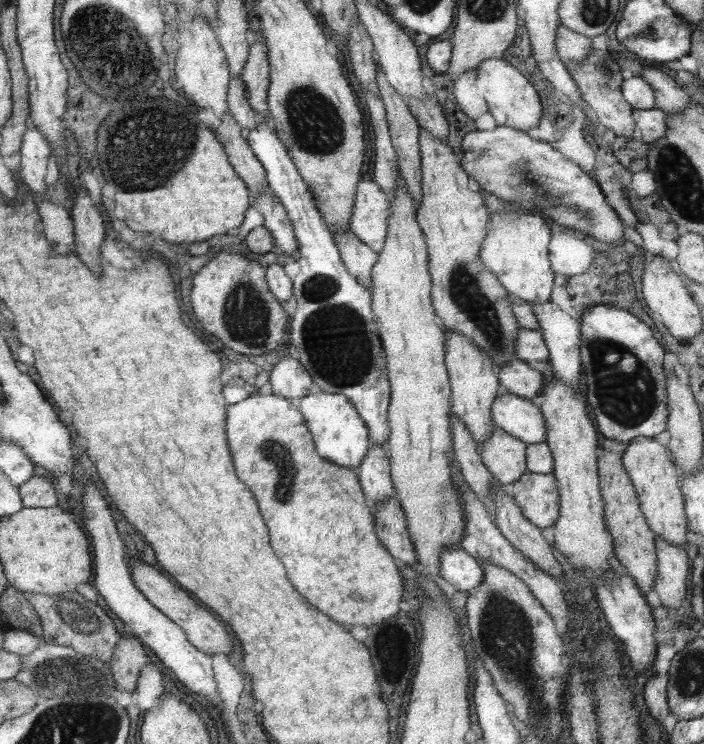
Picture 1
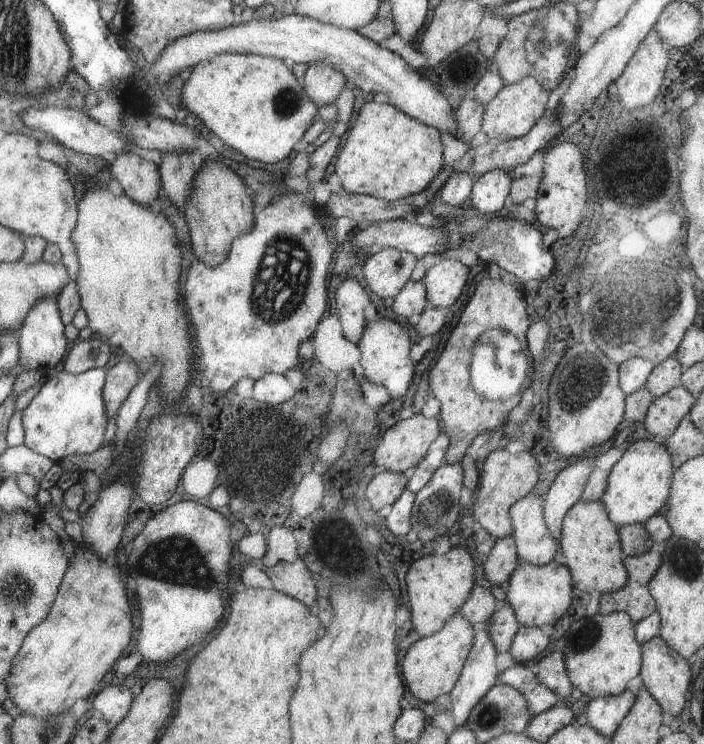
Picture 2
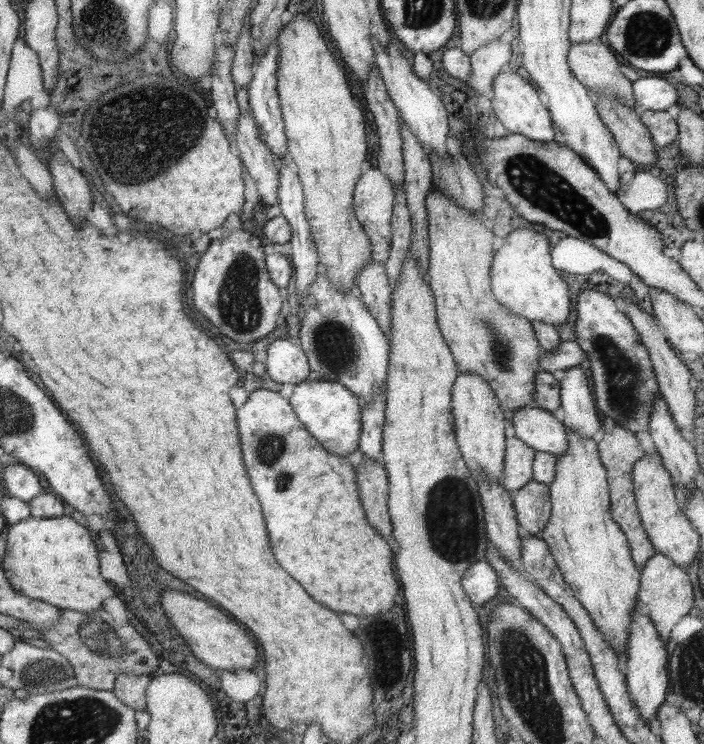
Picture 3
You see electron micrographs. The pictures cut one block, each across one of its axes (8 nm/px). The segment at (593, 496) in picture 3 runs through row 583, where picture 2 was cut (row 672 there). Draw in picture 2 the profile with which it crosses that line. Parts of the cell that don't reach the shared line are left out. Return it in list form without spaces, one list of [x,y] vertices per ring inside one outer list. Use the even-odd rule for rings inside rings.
[[[657,610],[637,624],[627,616],[627,612],[615,612],[607,616],[597,612],[591,618],[583,616],[583,612],[577,614],[577,618],[573,618],[567,632],[563,634],[565,646],[561,648],[571,686],[587,694],[589,698],[607,698],[623,694],[625,684],[637,674],[641,674],[643,664],[641,646],[657,638],[659,628],[661,618]]]

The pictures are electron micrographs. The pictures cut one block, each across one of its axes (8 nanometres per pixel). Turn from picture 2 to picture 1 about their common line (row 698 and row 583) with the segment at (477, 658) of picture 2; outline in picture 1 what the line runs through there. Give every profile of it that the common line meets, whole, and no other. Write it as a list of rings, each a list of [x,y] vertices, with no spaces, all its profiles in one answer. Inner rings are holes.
[[[447,548],[441,560],[441,578],[445,578],[455,590],[475,592],[485,584],[483,564],[465,548]]]

